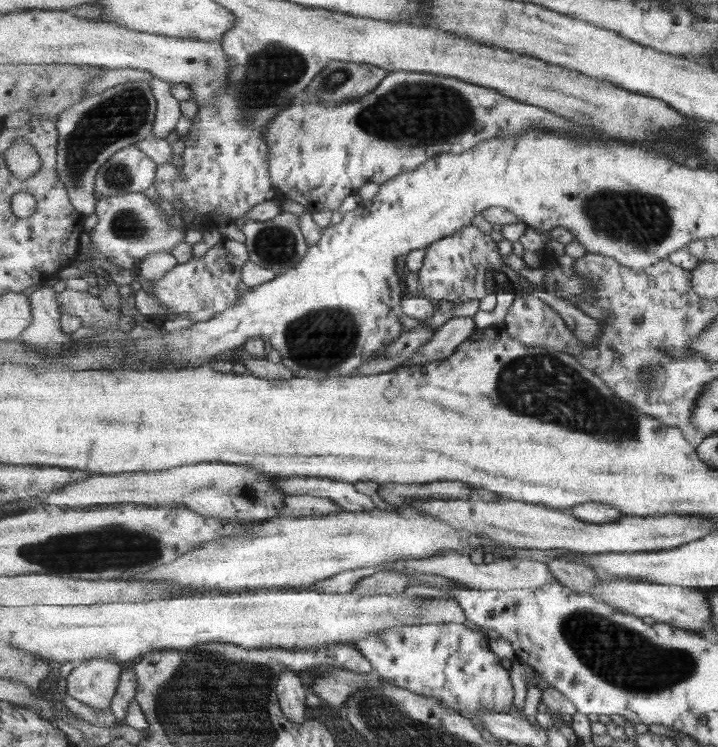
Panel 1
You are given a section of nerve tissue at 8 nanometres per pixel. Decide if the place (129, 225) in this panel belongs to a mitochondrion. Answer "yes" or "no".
yes

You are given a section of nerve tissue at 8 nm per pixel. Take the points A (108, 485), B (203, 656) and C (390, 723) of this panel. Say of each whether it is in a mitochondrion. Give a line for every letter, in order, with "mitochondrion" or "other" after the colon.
A: other
B: other
C: mitochondrion

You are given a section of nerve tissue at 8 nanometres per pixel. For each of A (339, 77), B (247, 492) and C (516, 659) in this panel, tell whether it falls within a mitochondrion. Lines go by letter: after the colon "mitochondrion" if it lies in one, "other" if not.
A: mitochondrion
B: mitochondrion
C: other

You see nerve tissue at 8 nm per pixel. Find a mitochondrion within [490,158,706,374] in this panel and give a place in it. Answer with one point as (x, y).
(640, 221)

